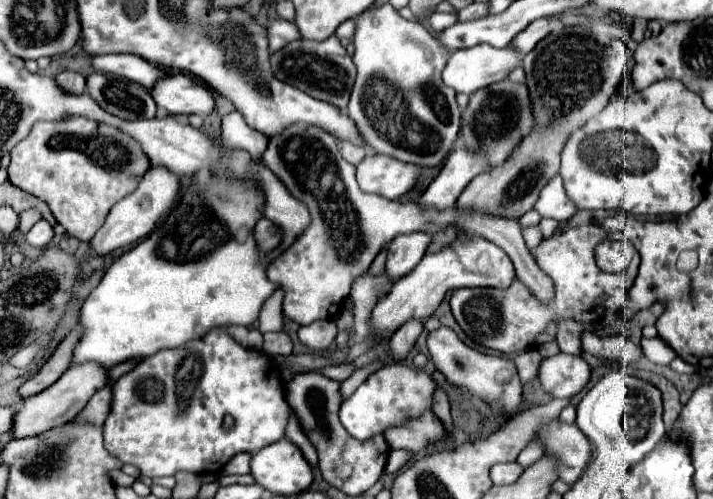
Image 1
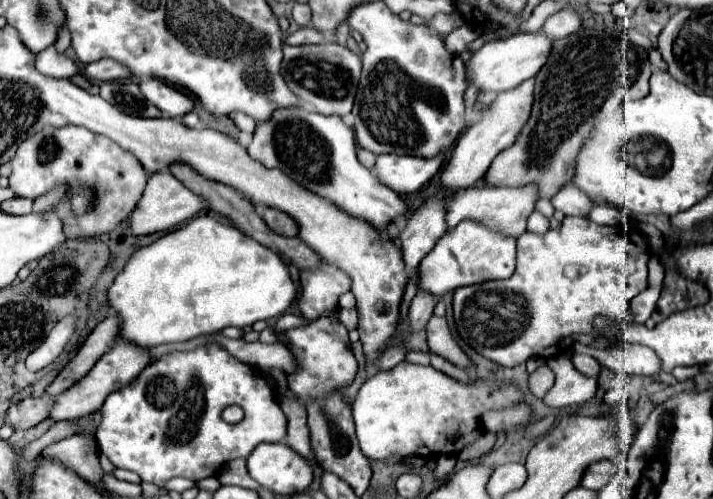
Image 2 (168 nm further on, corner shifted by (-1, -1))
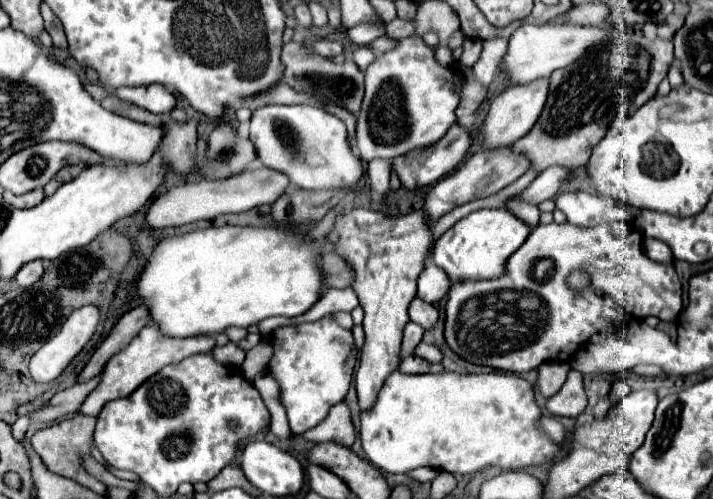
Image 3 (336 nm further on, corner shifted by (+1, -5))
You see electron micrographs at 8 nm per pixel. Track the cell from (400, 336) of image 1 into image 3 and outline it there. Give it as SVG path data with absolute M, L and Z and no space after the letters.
M435 264L425 266L425 270L419 274L419 282L417 282L417 296L421 300L425 300L427 304L435 304L439 302L447 290L449 290L449 278L447 274L437 268Z

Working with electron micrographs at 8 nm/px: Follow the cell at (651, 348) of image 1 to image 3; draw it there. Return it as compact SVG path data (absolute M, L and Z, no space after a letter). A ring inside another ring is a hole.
M569 222L565 224L549 224L549 226L543 226L539 224L537 228L531 230L529 238L525 240L525 244L507 260L507 272L505 276L501 278L495 278L495 280L475 280L475 282L459 282L459 284L453 284L449 288L449 294L447 294L447 304L445 304L445 314L447 314L447 320L445 320L445 340L449 344L449 348L453 352L457 352L461 358L465 358L467 362L473 362L473 364L481 364L481 366L491 366L491 368L497 368L497 370L505 370L505 372L529 372L529 370L535 370L537 366L541 366L543 362L567 362L572 359L576 350L589 340L591 334L595 334L597 328L603 328L605 324L609 322L617 322L617 320L623 320L623 318L645 318L645 316L657 316L659 320L675 320L677 314L681 310L681 280L673 268L671 262L667 264L659 264L659 262L653 262L645 256L643 252L643 236L633 230L629 224L625 222L613 222L613 224L599 224L599 226L593 226L593 228L581 228L581 226L573 226ZM573 270L581 270L589 276L589 286L583 288L581 292L579 290L573 290L569 284L567 284L567 278Z

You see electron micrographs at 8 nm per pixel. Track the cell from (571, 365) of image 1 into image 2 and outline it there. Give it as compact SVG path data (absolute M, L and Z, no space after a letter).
M557 356L547 360L549 368L555 372L555 384L551 392L543 398L543 402L551 408L565 408L573 404L583 404L595 396L597 380L591 380L589 376L583 376L575 370L569 356Z

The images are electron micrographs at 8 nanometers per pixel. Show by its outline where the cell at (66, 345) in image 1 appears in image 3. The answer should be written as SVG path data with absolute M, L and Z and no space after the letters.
M137 306L137 308L129 310L129 312L125 312L117 320L117 324L109 332L109 336L93 352L91 360L87 362L87 366L77 376L77 382L87 382L87 380L95 378L103 370L103 366L109 362L109 358L113 354L121 352L141 332L141 328L145 328L147 324L149 324L149 312L147 312L145 306Z

